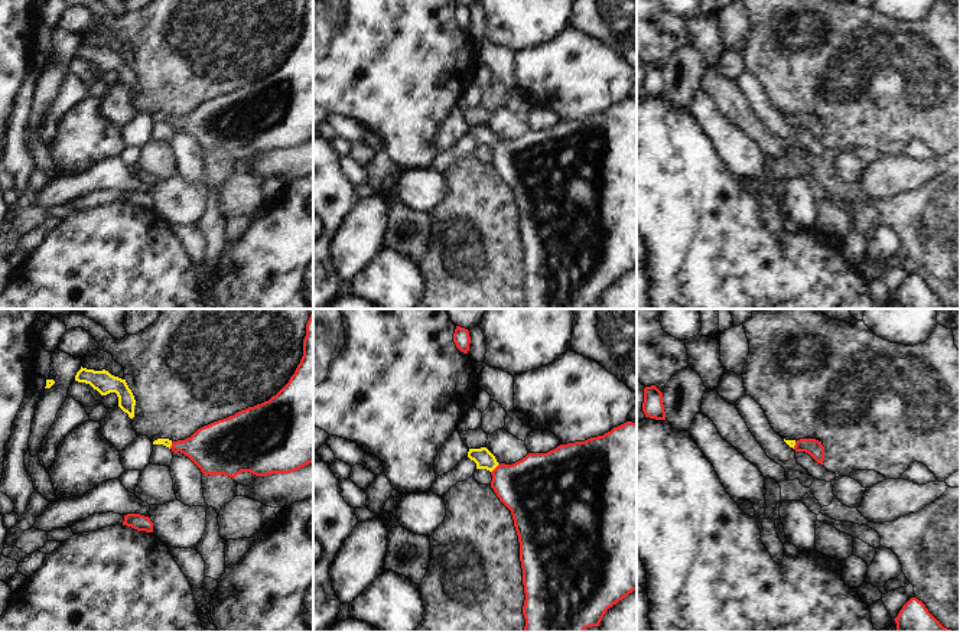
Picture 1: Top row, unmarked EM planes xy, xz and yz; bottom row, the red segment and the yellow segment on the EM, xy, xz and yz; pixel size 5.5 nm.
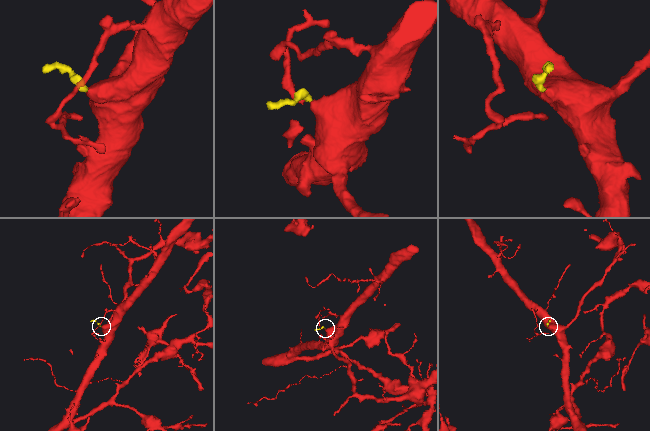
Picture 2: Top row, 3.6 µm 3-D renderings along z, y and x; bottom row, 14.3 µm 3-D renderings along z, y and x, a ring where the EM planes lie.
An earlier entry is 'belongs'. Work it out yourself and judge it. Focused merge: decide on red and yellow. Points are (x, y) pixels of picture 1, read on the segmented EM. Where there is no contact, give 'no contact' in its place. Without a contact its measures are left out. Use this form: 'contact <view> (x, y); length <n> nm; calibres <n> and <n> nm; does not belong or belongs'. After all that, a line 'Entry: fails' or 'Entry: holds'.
contact xz (495, 468); length 70 nm; calibres 360 and 110 nm; belongs
Entry: holds

